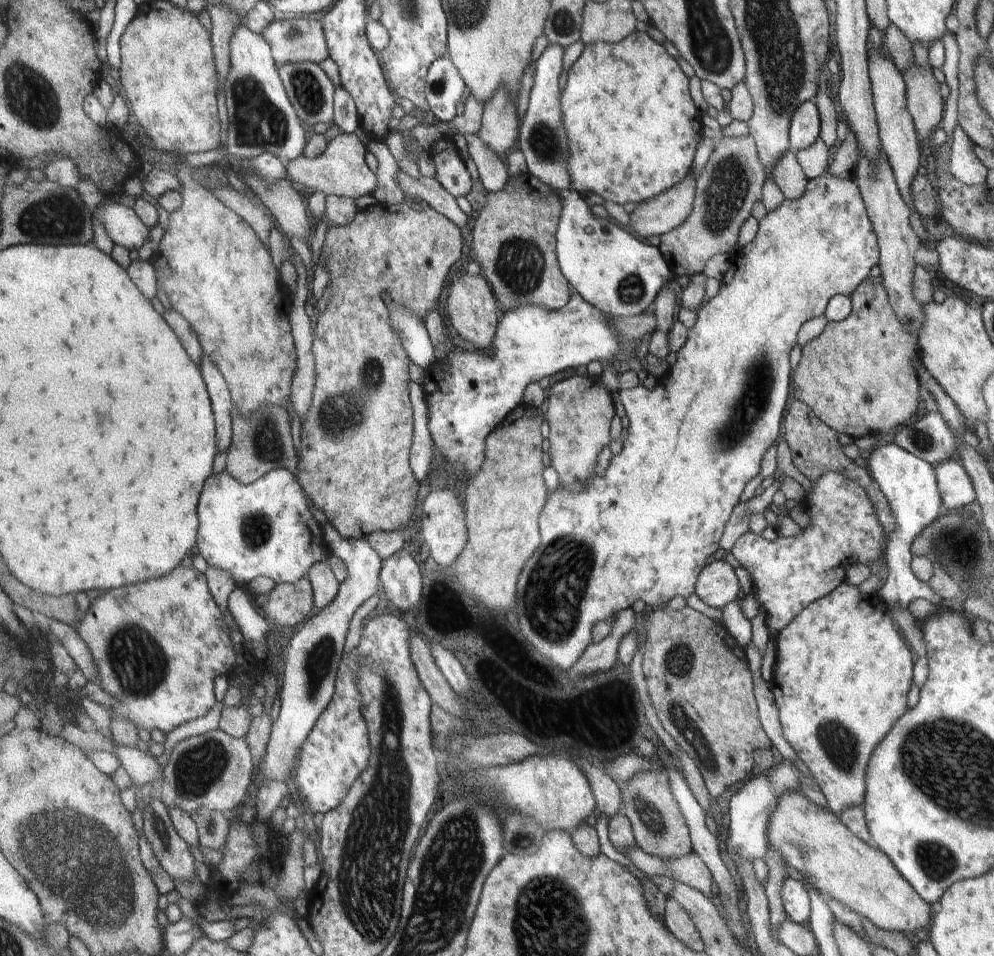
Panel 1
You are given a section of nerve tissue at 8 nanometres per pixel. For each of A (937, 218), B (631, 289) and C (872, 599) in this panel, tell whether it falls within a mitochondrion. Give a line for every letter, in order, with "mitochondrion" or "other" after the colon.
A: other
B: mitochondrion
C: other

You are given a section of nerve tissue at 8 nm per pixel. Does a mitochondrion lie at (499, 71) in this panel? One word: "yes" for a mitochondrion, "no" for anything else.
no

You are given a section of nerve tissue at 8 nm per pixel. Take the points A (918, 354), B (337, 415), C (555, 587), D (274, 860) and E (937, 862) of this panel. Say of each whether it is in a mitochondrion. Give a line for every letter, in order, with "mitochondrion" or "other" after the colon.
A: other
B: mitochondrion
C: mitochondrion
D: other
E: mitochondrion

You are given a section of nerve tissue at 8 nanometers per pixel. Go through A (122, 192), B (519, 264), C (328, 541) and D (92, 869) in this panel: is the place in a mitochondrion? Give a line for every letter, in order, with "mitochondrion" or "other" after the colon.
A: other
B: mitochondrion
C: other
D: mitochondrion

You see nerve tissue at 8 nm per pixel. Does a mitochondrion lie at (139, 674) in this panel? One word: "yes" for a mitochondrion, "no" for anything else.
yes

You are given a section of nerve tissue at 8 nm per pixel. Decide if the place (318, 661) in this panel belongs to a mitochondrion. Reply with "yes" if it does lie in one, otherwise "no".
yes

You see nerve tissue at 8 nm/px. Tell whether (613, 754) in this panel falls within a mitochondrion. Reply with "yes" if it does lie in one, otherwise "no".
no

